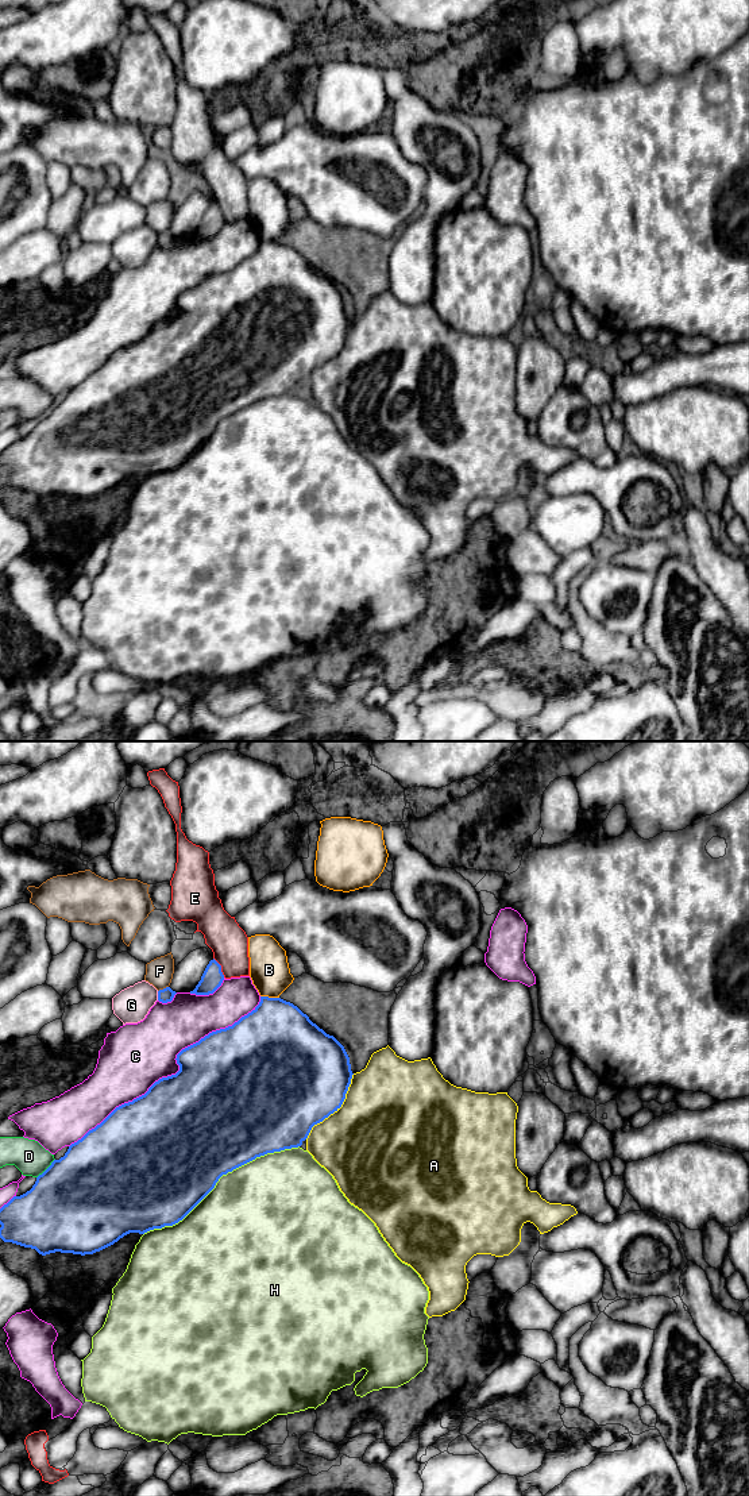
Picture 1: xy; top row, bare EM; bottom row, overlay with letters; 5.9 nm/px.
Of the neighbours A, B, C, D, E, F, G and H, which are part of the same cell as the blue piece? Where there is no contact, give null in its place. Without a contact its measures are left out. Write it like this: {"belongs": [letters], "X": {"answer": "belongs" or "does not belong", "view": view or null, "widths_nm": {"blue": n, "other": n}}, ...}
{"belongs": ["E"], "A": {"answer": "does not belong", "view": "xy", "widths_nm": {"blue": 500, "other": 480}}, "B": {"answer": "does not belong", "view": "xy", "widths_nm": {"blue": 440, "other": 240}}, "C": {"answer": "does not belong", "view": "xy", "widths_nm": {"blue": 500, "other": 380}}, "D": {"answer": "does not belong", "view": "xy", "widths_nm": {"blue": 500, "other": 200}}, "E": {"answer": "belongs", "view": "xy", "widths_nm": {"blue": 130, "other": 220}}, "F": {"answer": "does not belong", "view": "xy", "widths_nm": {"blue": 90, "other": 160}}, "G": {"answer": "does not belong", "view": "xy", "widths_nm": {"blue": 90, "other": 220}}, "H": {"answer": "does not belong", "view": "xy", "widths_nm": {"blue": 500, "other": 480}}}

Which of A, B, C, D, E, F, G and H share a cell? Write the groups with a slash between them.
A / B / C / D / E / F / G / H

